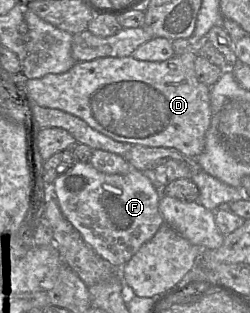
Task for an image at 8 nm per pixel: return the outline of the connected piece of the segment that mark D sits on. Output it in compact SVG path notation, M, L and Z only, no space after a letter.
M192 41L192 49L161 62L142 61L132 56L76 62L65 73L28 79L26 91L23 92L30 103L77 116L113 140L148 147L174 148L185 156L196 158L205 148L206 132L212 118L210 87L198 81L194 70L197 56Z

